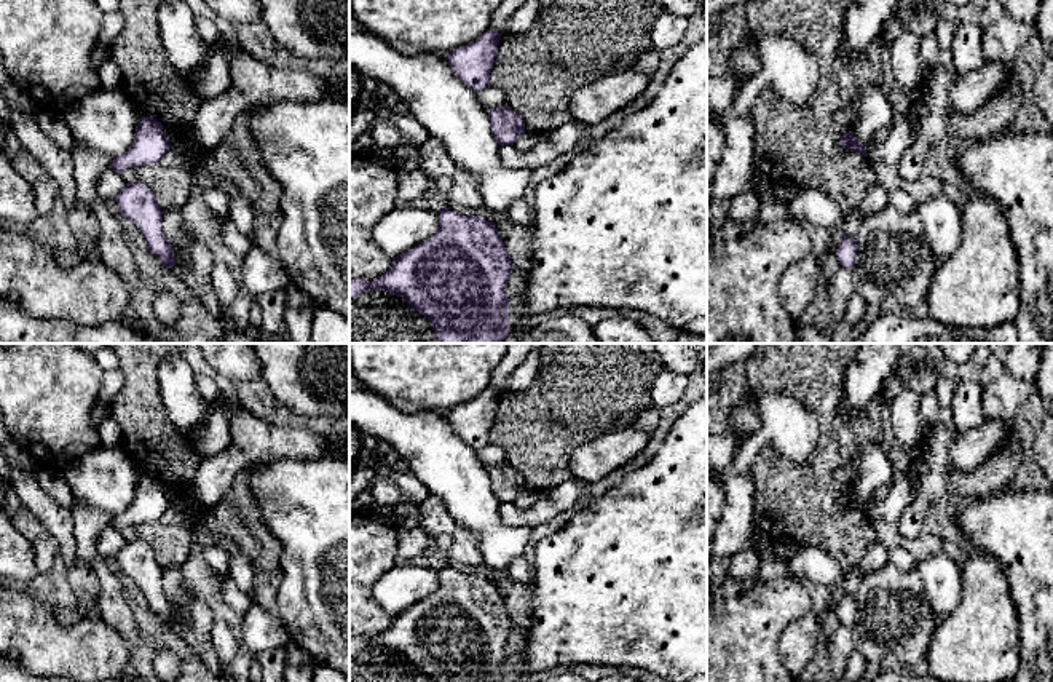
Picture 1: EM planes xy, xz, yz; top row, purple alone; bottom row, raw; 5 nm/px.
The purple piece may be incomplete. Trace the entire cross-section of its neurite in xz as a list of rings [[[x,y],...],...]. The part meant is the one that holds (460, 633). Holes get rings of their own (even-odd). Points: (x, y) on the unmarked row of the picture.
[[[439,565],[439,588],[394,617],[389,629],[373,639],[349,637],[349,655],[378,647],[402,655],[431,682],[507,682],[506,645],[514,625],[493,580]]]

